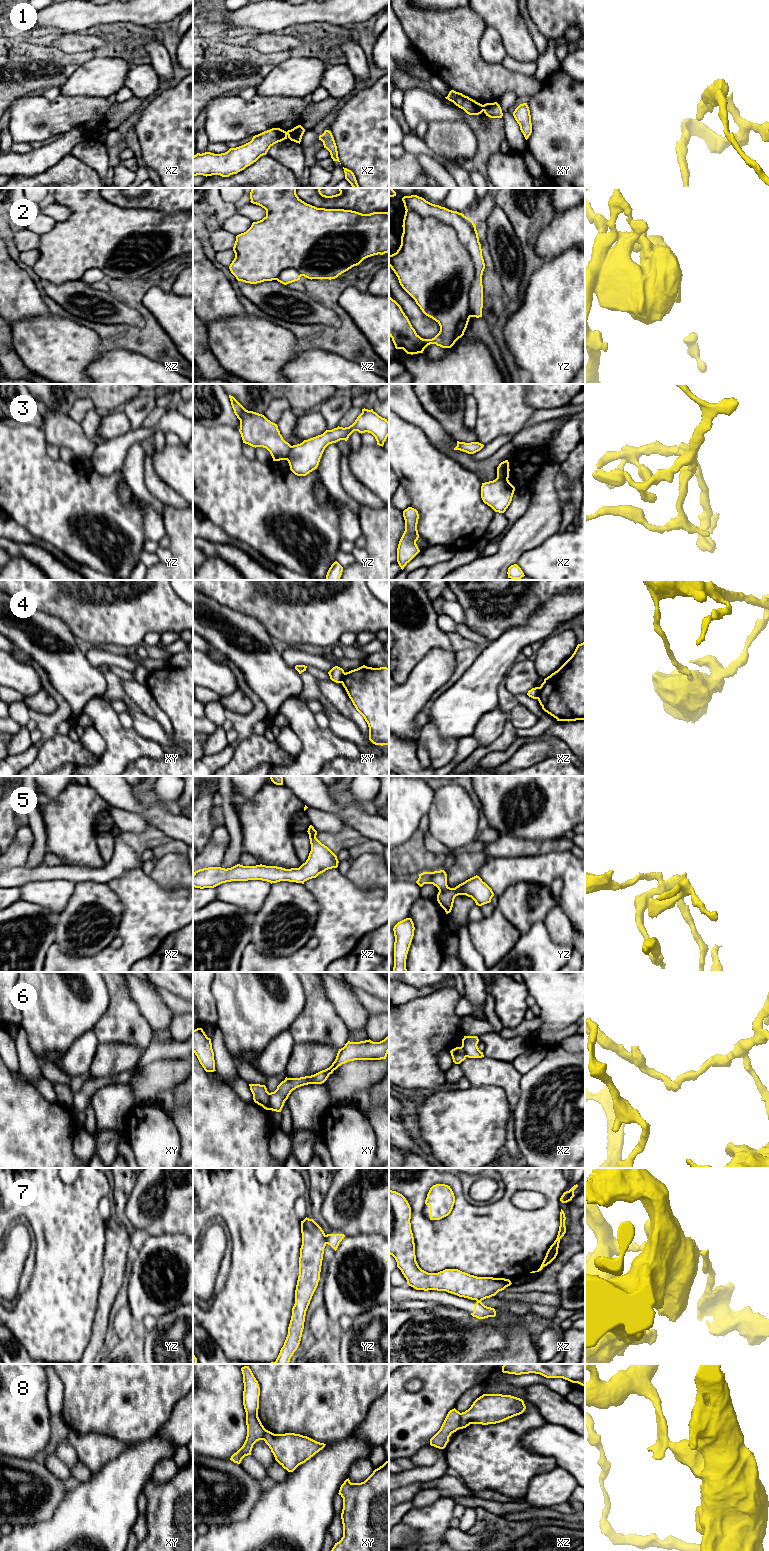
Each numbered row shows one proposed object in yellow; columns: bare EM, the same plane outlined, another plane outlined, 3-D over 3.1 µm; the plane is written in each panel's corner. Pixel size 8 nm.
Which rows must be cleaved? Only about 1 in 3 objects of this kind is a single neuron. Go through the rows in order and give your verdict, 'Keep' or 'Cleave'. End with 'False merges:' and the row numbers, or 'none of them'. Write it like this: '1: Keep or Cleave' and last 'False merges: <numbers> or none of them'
1: Cleave
2: Cleave
3: Cleave
4: Cleave
5: Cleave
6: Cleave
7: Cleave
8: Cleave
False merges: 1, 2, 3, 4, 5, 6, 7, 8

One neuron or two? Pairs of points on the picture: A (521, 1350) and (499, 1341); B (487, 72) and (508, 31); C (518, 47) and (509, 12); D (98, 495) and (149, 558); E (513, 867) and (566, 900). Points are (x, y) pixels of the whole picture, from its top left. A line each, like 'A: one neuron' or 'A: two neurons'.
A: two neurons
B: two neurons
C: one neuron
D: two neurons
E: one neuron

